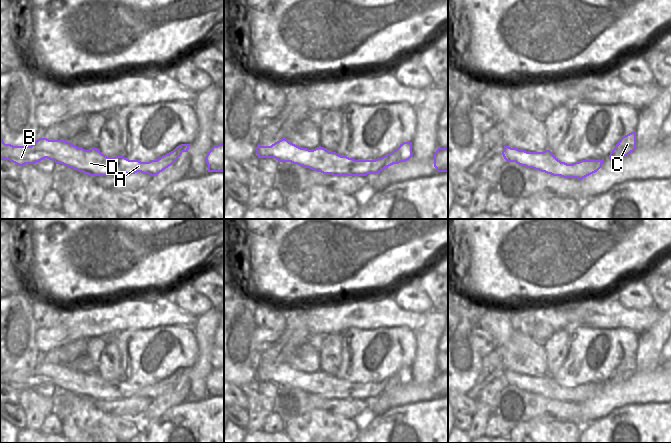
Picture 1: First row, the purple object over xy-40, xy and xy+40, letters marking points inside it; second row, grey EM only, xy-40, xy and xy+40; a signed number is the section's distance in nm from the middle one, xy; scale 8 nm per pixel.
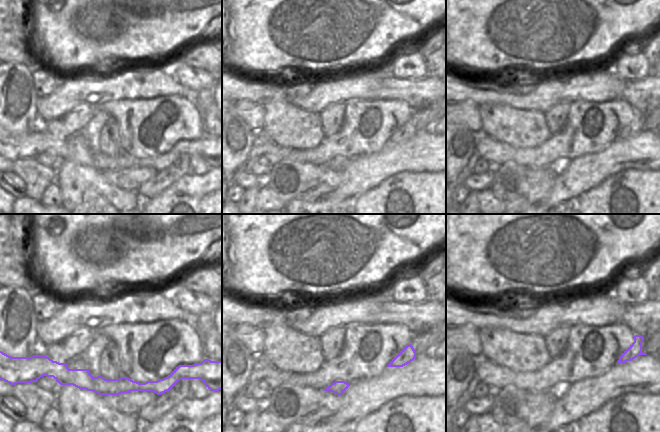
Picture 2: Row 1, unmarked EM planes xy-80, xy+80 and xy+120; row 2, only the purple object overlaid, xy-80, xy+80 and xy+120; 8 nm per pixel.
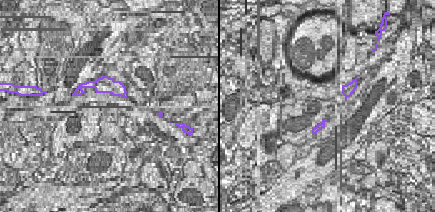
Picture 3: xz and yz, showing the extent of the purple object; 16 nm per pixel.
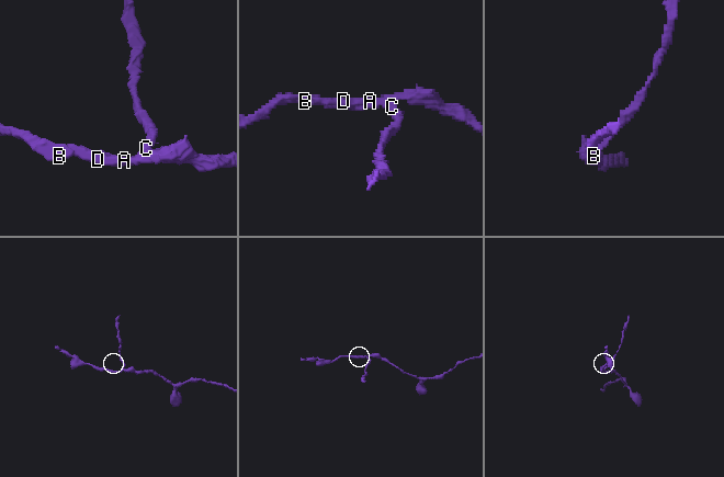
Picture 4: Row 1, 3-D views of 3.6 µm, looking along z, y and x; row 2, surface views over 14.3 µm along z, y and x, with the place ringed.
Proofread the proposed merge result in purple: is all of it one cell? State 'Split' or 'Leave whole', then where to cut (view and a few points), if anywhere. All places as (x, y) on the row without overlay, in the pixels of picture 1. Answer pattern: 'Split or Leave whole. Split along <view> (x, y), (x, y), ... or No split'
Split. Split along xy (391, 376), (398, 374), (400, 385).

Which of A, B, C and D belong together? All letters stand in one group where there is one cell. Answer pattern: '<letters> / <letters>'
A B D / C

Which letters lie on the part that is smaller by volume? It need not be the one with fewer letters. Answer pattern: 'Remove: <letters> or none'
Remove: C.

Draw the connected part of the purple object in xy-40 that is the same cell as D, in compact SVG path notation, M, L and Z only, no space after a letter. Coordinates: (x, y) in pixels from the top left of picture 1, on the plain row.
M0 362L0 382L19 390L35 388L45 382L90 400L121 400L141 396L155 400L174 388L181 374L173 374L157 384L141 386L123 380L109 382L97 372L85 374L65 364L39 362L31 370L5 368Z

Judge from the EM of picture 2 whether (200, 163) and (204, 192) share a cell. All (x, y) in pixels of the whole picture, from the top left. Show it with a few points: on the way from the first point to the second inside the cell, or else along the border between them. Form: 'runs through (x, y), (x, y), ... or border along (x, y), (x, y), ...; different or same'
border along (211, 167), (202, 174), (188, 174); different

